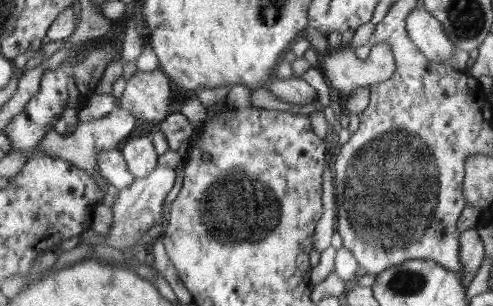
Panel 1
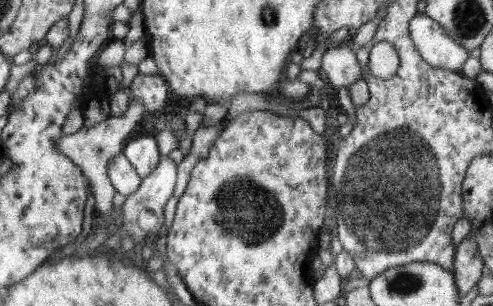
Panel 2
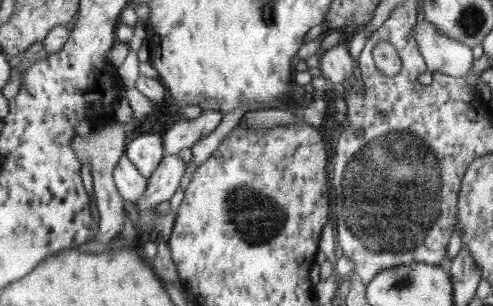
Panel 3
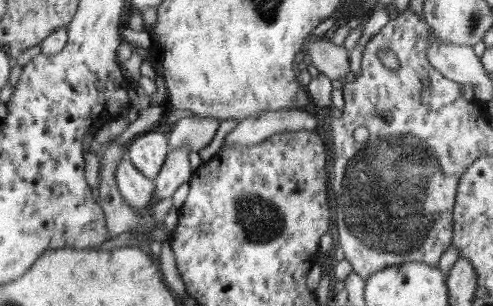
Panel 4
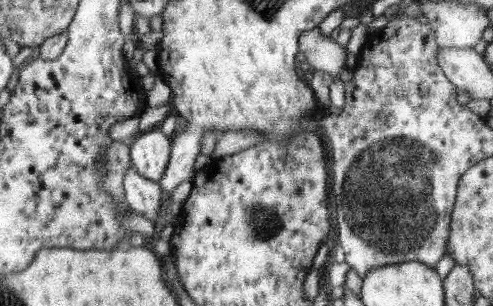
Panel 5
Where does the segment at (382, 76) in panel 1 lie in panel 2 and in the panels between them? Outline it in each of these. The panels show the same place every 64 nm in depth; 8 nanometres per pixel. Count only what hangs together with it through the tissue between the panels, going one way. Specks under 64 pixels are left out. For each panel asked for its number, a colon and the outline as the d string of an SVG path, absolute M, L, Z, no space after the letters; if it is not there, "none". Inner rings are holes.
2: M377 42L369 52L369 68L361 70L359 60L351 46L339 44L335 48L327 48L321 58L321 70L325 72L325 78L333 88L349 88L357 80L377 78L377 80L389 80L395 76L399 68L399 56L393 50L393 44L389 42Z

